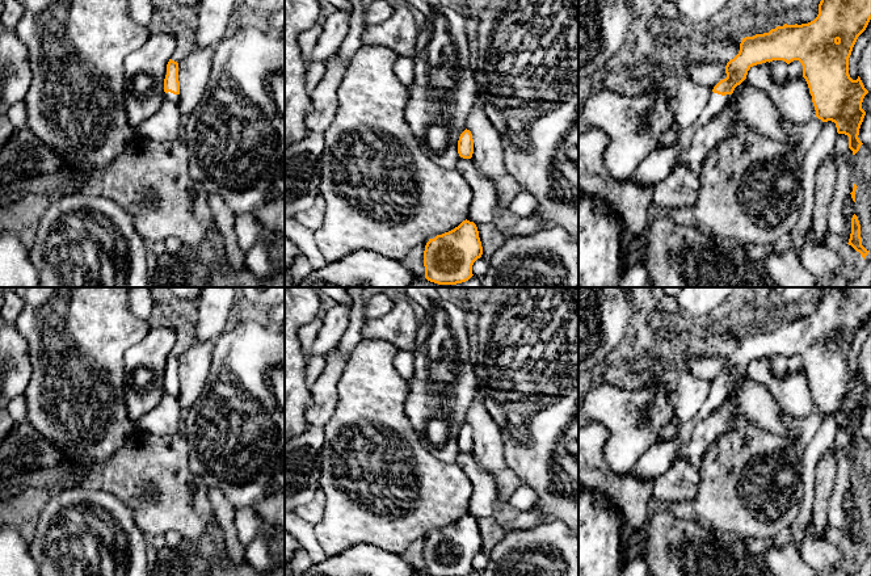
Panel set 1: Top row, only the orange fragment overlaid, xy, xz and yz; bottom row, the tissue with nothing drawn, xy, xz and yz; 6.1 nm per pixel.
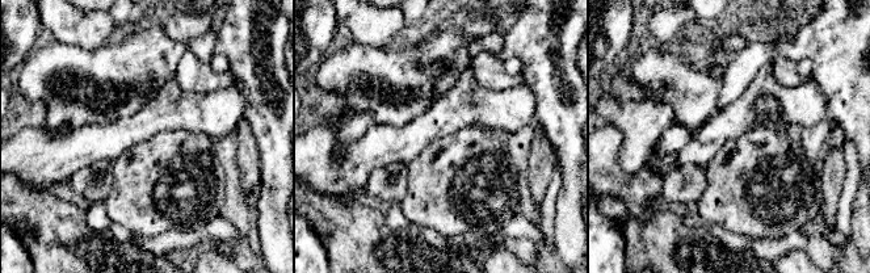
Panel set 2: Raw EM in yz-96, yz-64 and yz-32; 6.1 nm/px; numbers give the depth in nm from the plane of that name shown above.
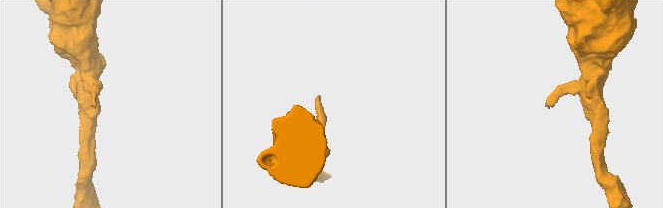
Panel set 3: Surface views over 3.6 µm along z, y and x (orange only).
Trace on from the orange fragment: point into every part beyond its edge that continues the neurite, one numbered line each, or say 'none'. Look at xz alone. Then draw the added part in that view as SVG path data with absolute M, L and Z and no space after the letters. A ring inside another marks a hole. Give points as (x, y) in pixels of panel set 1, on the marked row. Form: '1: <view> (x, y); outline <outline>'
none

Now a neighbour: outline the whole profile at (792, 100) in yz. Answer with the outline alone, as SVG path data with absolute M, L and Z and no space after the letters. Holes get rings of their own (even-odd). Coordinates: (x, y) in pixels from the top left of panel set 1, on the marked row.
M766 62L750 67L745 81L767 94L784 125L807 123L816 115L812 96L803 76L787 77L784 84L778 84L773 80Z

